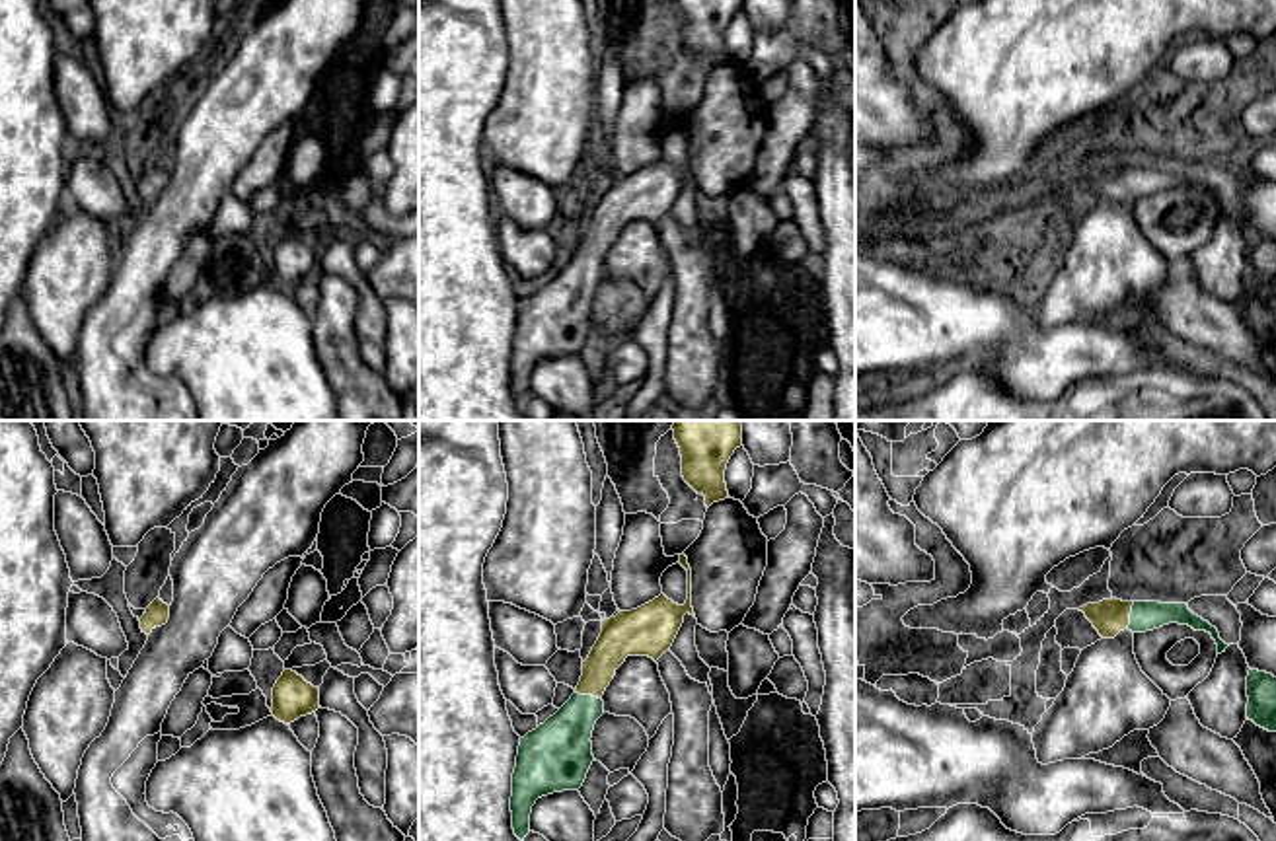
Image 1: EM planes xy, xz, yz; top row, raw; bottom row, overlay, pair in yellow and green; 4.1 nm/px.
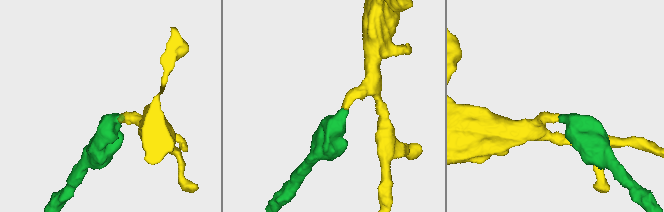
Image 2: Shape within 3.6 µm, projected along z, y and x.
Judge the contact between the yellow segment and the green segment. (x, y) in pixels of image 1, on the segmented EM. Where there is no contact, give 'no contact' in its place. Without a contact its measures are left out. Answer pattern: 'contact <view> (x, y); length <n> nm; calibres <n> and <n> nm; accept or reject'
contact yz (1128, 616); length 120 nm; calibres 150 and 130 nm; accept

